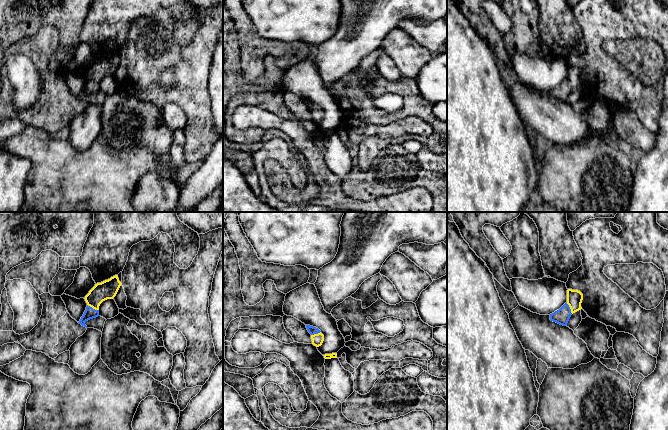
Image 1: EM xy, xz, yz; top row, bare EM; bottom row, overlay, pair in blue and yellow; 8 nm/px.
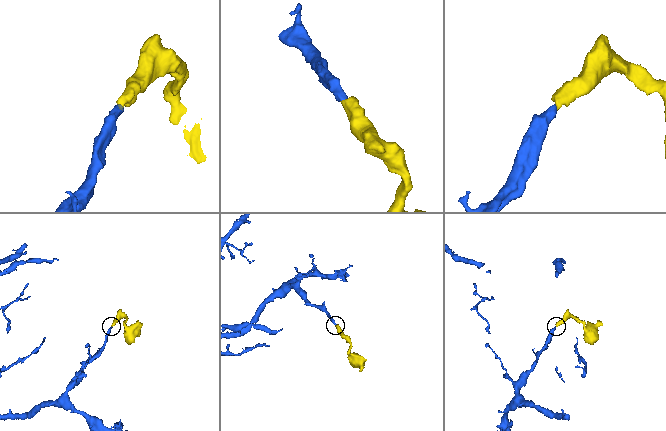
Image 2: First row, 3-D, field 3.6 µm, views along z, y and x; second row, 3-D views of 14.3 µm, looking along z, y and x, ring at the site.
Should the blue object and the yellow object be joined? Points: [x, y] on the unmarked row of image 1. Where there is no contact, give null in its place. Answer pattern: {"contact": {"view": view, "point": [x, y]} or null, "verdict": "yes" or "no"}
{"contact": {"view": "xy", "point": [92, 84]}, "verdict": "yes"}

